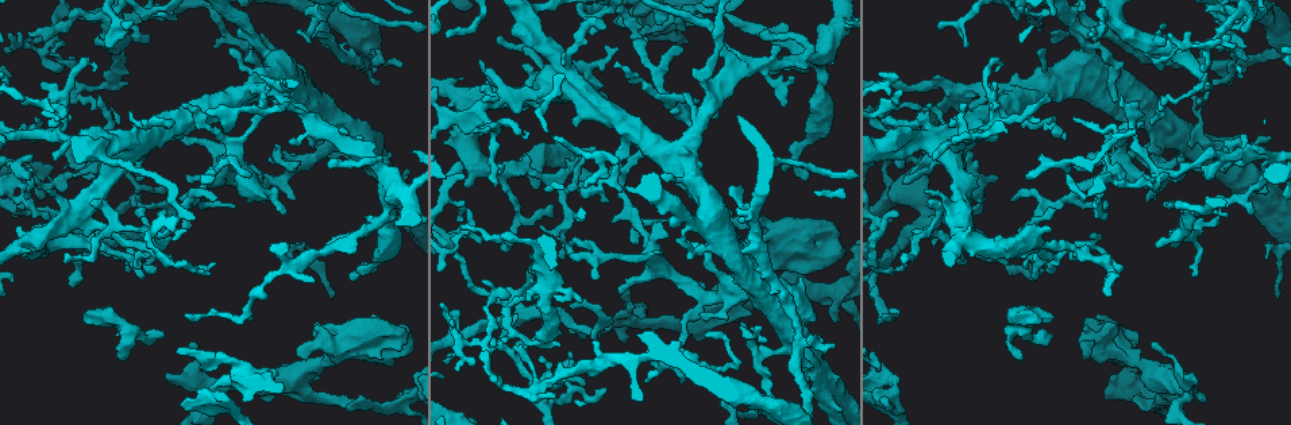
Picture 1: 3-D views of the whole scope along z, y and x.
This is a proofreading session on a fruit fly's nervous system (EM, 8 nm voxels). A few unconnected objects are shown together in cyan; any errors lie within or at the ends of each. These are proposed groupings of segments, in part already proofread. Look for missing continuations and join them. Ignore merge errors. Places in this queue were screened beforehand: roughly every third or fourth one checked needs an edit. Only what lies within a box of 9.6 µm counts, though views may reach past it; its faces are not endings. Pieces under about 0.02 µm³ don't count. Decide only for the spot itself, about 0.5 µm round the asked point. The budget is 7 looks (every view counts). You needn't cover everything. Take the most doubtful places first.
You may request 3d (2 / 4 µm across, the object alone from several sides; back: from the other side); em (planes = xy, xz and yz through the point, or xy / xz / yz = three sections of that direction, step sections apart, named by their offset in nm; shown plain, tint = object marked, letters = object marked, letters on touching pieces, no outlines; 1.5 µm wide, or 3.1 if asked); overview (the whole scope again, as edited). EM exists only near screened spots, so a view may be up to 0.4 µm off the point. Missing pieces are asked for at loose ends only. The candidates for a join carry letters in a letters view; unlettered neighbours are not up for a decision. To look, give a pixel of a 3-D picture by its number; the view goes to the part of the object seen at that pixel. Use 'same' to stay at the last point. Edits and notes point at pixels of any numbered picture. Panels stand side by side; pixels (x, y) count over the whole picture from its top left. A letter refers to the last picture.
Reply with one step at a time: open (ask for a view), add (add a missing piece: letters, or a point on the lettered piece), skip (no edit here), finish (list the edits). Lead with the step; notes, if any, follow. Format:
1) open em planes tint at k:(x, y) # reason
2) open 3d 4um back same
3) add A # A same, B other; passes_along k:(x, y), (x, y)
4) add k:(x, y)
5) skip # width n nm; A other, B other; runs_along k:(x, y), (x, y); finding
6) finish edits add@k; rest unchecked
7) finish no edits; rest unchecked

open 3d 4um back at 1:(1048, 93) # an open end

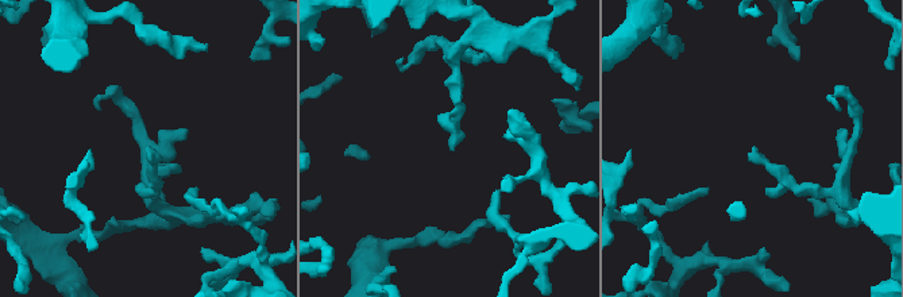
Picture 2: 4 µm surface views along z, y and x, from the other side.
open em xz step 4 letters at 2:(755, 147)

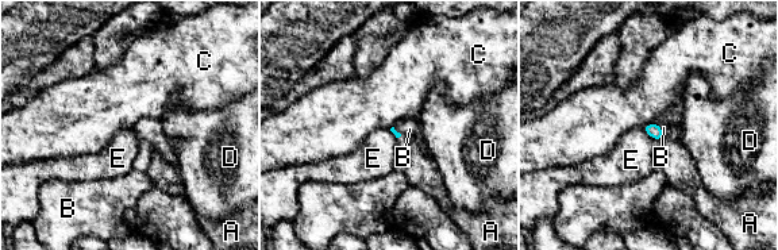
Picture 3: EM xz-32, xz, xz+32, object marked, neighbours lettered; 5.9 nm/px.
skip # A other, B other, C other, D other, E other; border 3:(642, 127), (653, 139); no lettered piece goes on from it

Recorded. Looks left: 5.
open em planes plain at 1:(168, 376) # branch stops here

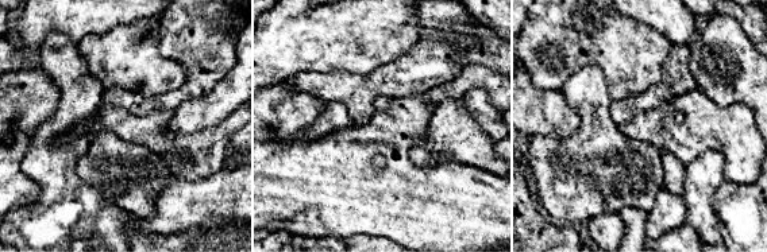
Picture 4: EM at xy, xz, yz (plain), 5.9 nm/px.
open em planes letters same

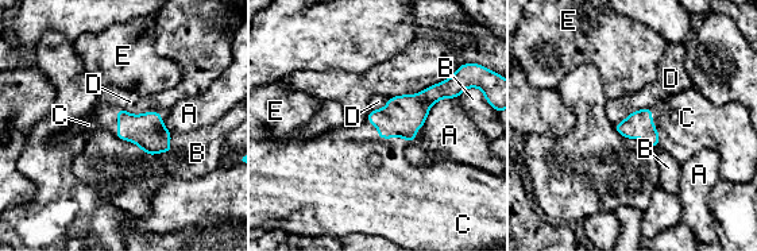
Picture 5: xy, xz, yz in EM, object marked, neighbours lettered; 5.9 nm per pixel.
add C # A other, B other, C same, D other, E other; the cell continues

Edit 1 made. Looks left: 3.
finish edits add@5; rest unchecked

